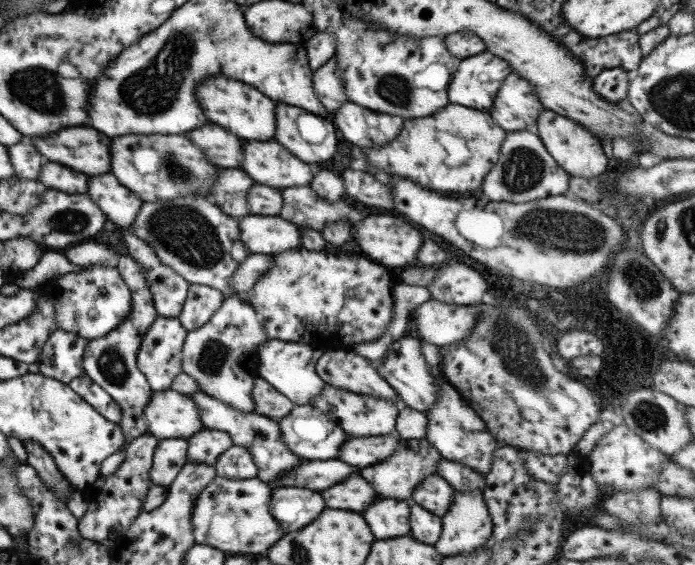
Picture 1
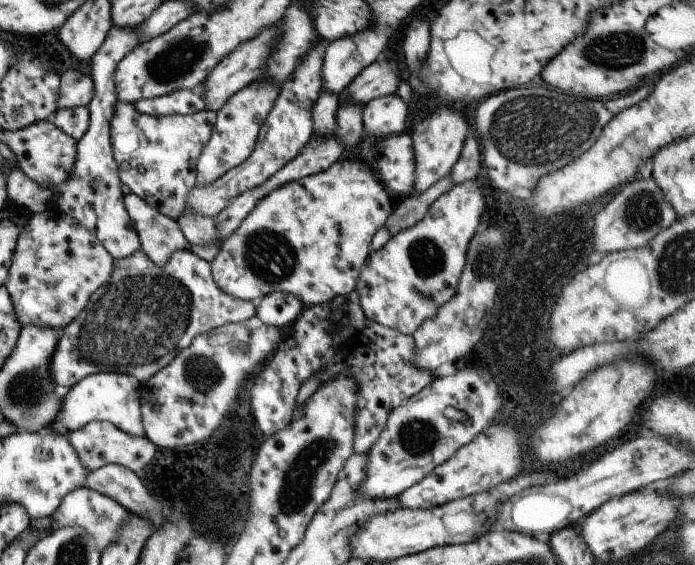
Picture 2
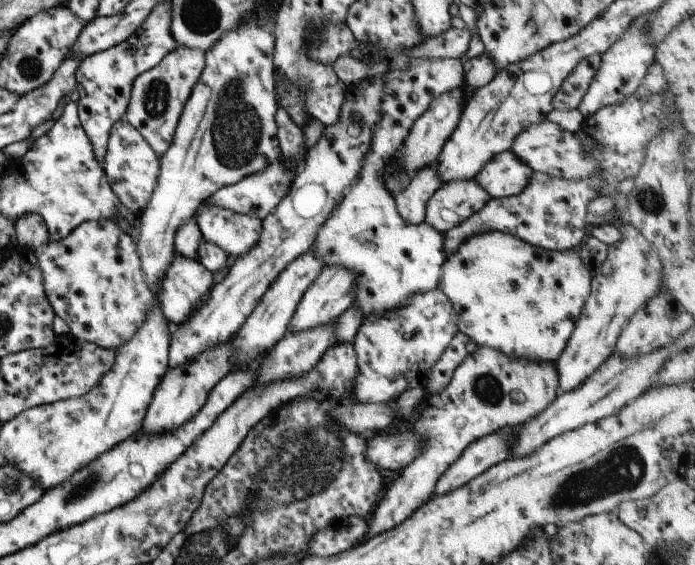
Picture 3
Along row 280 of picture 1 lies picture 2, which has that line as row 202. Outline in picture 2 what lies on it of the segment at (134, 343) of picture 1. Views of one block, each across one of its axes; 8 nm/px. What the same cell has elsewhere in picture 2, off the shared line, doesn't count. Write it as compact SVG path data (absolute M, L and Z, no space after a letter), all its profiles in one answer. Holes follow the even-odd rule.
M133 193L124 195L124 207L134 224L140 250L162 267L175 250L190 248L178 224Z

